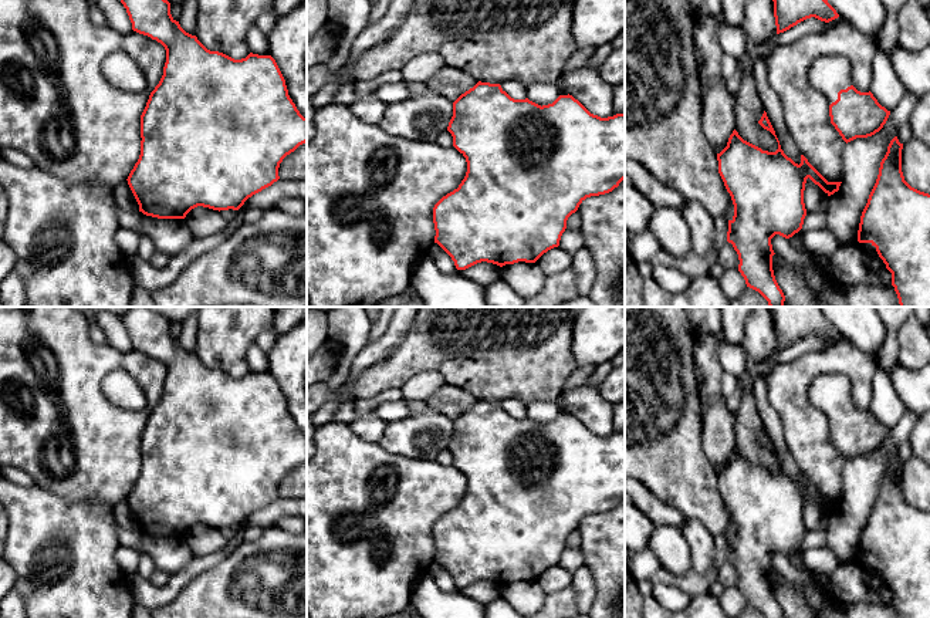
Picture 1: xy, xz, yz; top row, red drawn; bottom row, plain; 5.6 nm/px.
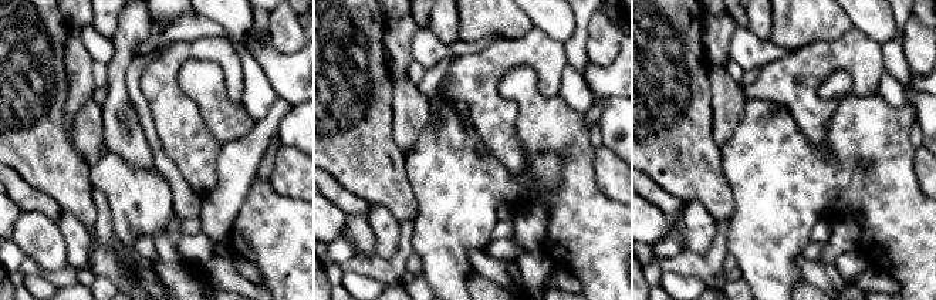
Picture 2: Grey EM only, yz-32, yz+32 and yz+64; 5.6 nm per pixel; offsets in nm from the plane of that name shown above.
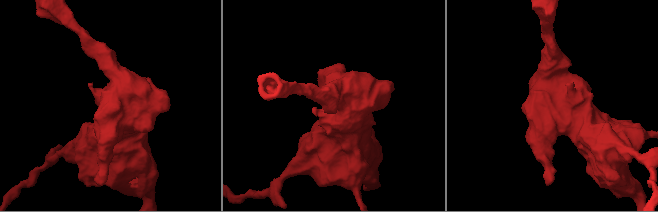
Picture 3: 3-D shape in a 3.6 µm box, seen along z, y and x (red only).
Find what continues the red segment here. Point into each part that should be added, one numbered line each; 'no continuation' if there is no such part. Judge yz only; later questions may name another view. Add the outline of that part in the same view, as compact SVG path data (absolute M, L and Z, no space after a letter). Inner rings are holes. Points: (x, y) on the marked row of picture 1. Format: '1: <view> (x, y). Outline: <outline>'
1: yz (828, 74). Outline: M839 55L816 58L809 70L809 82L822 92L829 105L838 99L838 92L852 85L850 64Z

